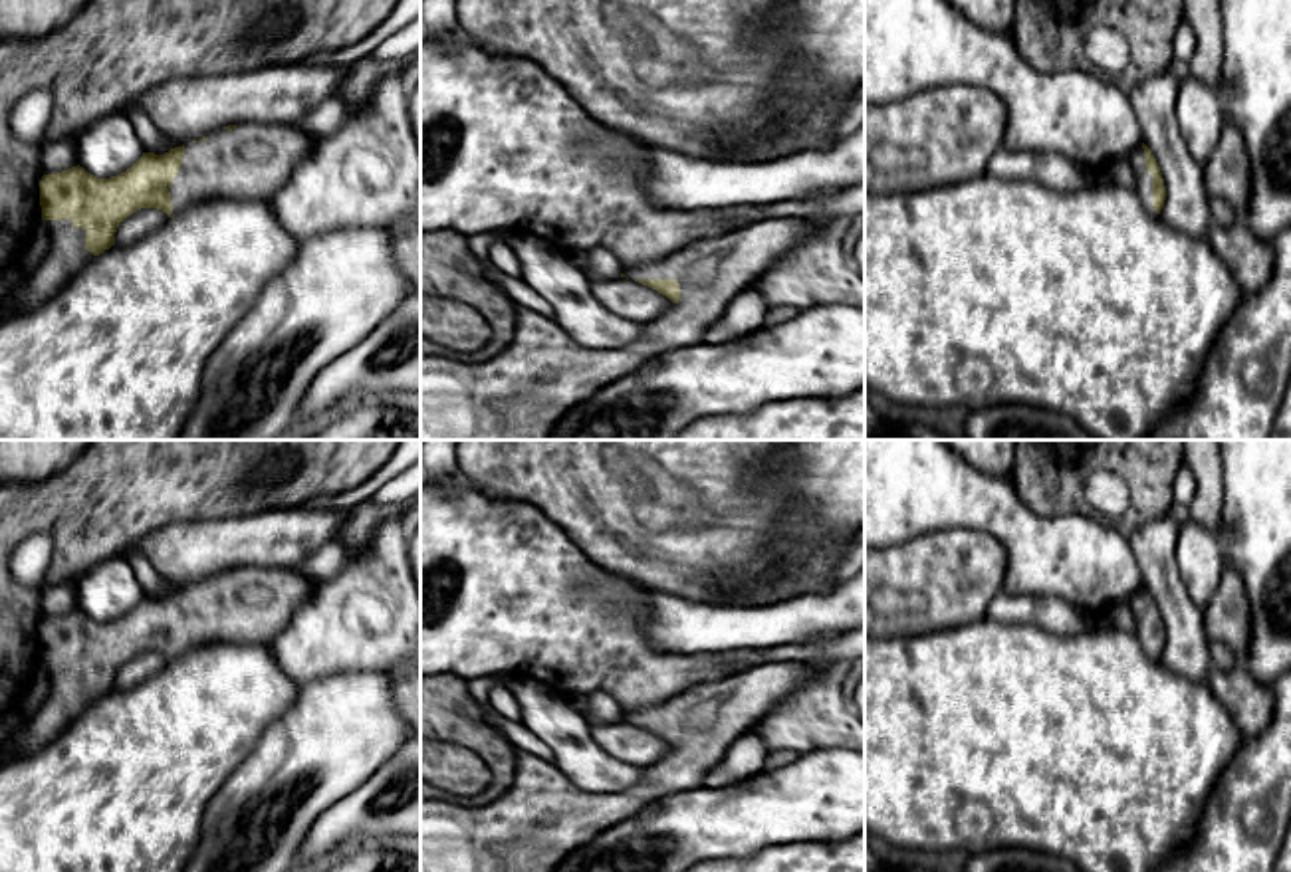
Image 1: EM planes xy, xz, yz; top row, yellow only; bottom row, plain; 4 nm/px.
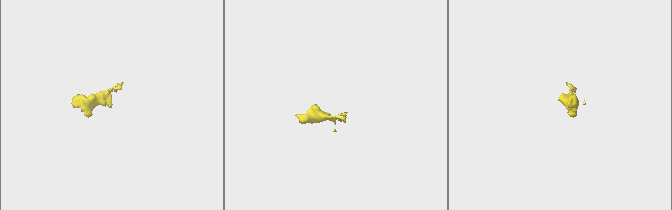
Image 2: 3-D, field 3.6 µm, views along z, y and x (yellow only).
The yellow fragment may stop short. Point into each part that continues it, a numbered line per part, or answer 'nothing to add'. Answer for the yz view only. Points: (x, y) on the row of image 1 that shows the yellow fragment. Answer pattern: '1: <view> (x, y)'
1: yz (1143, 177)

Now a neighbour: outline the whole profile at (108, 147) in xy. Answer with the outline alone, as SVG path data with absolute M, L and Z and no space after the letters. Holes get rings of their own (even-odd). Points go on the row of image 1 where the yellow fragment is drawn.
M127 111L103 115L75 135L79 166L97 178L131 168L145 153Z

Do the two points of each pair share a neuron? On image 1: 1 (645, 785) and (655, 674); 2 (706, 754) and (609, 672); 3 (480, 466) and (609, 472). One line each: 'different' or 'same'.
1: different
2: different
3: same

